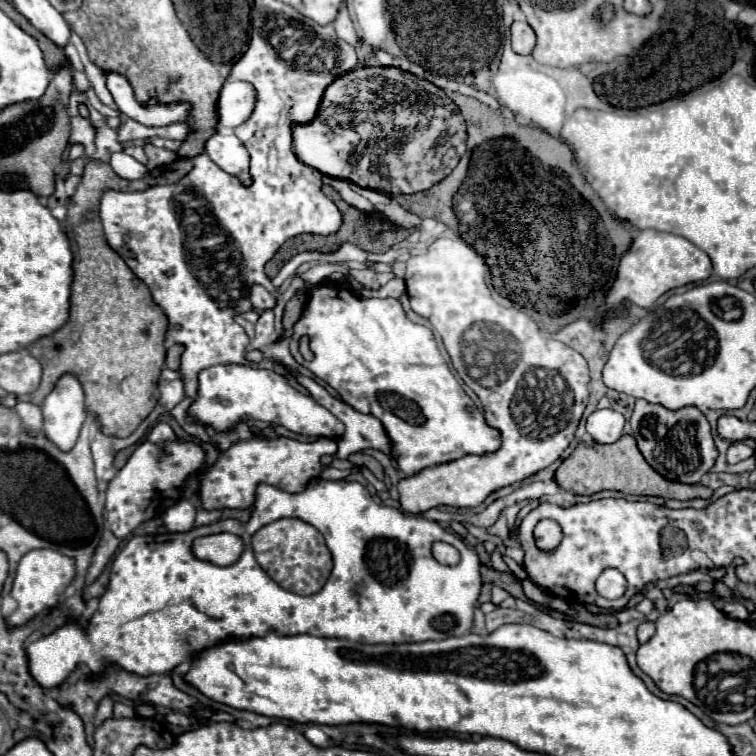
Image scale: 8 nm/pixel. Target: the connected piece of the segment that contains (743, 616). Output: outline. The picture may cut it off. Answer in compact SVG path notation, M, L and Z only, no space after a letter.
M727 601L725 607L723 607L723 611L725 611L729 617L739 619L739 621L747 621L749 615L751 615L751 613L747 611L747 607L745 607L743 603L739 603L739 601Z

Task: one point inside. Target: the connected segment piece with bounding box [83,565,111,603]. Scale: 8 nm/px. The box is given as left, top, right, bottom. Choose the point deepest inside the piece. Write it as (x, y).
(94, 590)

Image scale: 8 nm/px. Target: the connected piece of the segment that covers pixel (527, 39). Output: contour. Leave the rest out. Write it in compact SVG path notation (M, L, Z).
M515 21L511 25L511 45L519 55L529 55L535 47L535 33L525 21Z

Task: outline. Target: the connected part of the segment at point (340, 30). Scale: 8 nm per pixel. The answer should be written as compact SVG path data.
M345 3L341 5L339 15L337 15L337 19L333 21L333 27L335 27L335 33L337 33L337 37L339 37L341 41L347 41L349 45L355 45L355 43L359 41L359 37L357 37L357 33L355 33L355 27L353 27L353 21L349 19L349 13L347 13Z

